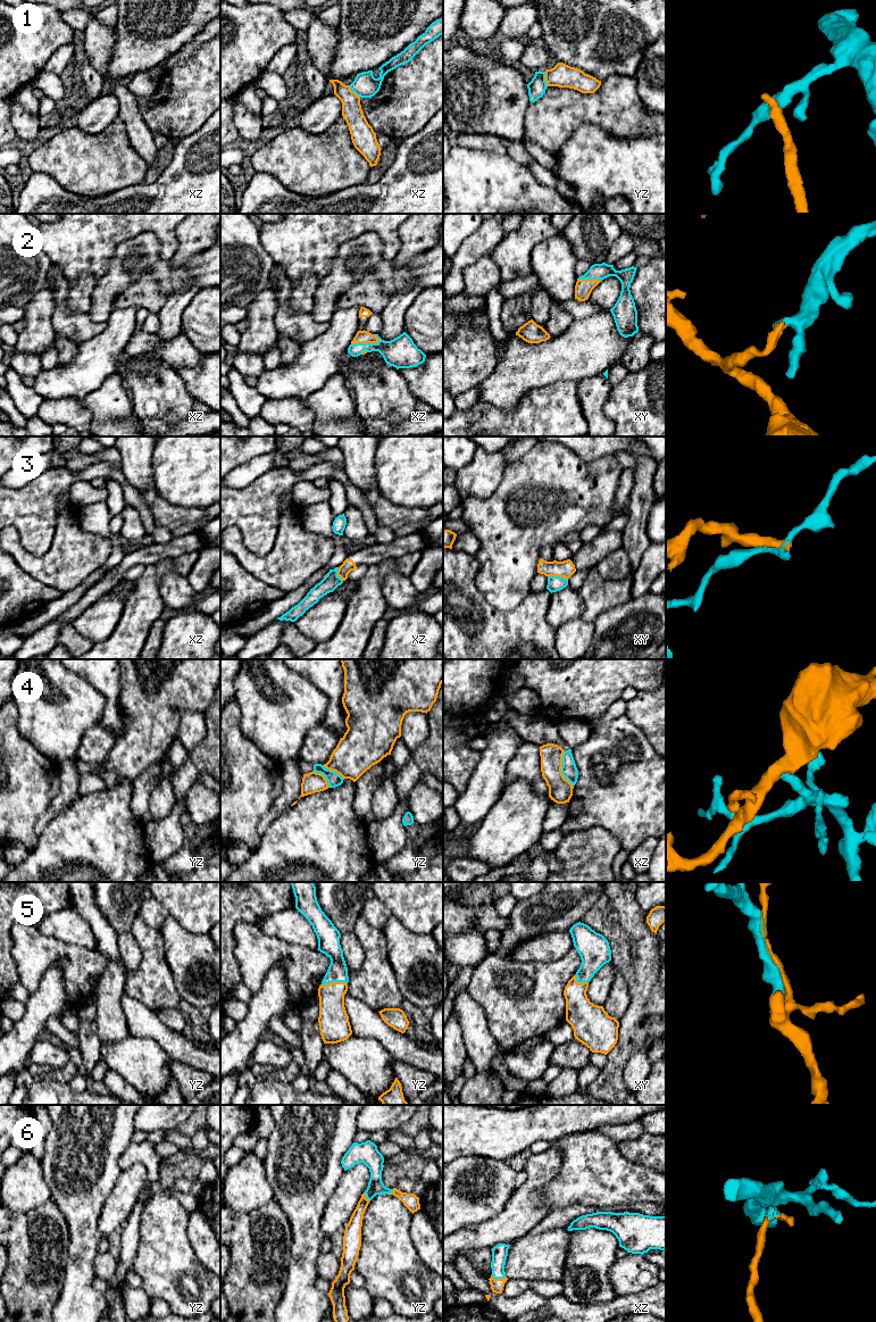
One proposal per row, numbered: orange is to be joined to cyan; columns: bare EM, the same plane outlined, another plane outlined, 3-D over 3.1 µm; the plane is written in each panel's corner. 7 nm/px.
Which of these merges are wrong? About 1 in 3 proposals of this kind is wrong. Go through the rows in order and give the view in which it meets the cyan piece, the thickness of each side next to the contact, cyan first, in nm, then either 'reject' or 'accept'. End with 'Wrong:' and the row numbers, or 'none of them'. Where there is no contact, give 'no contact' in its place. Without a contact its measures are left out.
1: meets cyan in xz; 180 nm thick on the cyan side, 140 nm on the other; reject
2: meets cyan in xz; 220 nm thick on the cyan side, 100 nm on the other; accept
3: meets cyan in xy; 110 nm thick on the cyan side, 120 nm on the other; reject
4: meets cyan in xz; 110 nm thick on the cyan side, 180 nm on the other; reject
5: meets cyan in yz; 140 nm thick on the cyan side, 200 nm on the other; accept
6: meets cyan in xz; 110 nm thick on the cyan side, 100 nm on the other; accept
Wrong: 1, 3, 4

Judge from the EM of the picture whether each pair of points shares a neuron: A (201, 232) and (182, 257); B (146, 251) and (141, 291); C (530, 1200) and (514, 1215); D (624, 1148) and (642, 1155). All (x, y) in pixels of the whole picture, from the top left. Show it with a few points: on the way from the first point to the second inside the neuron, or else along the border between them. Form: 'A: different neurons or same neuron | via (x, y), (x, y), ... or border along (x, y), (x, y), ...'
A: same neuron | via (195, 238), (185, 251)
B: different neurons | border along (160, 258), (143, 275), (122, 291)
C: same neuron | via (526, 1204), (517, 1213)
D: same neuron | via (628, 1149), (637, 1150)

